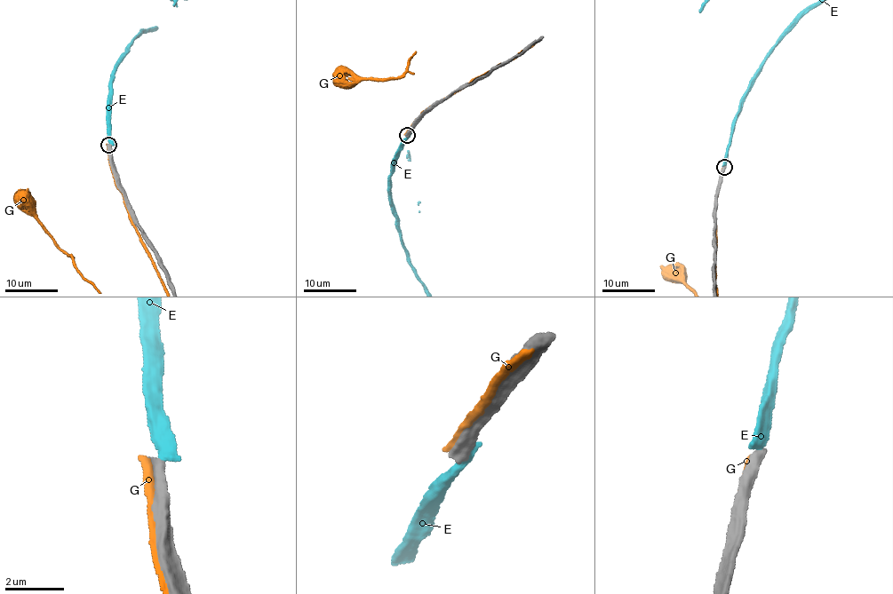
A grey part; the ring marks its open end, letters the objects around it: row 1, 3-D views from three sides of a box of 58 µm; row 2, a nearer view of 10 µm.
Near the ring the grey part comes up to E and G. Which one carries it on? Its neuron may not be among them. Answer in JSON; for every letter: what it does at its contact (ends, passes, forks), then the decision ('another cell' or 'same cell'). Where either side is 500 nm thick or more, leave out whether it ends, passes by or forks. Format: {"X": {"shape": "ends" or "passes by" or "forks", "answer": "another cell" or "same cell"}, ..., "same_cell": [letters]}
{"E": {"shape": "ends", "answer": "another cell"}, "G": {"shape": "passes by", "answer": "another cell"}, "same_cell": []}

